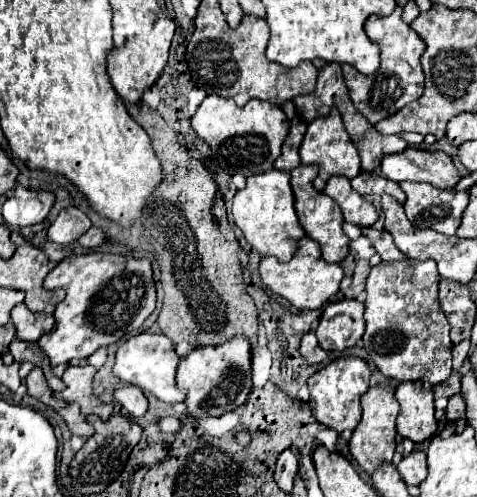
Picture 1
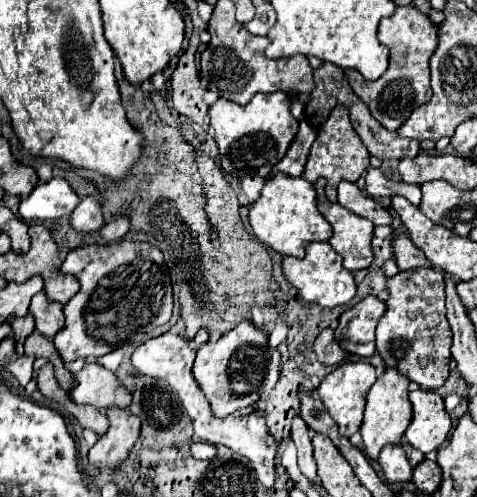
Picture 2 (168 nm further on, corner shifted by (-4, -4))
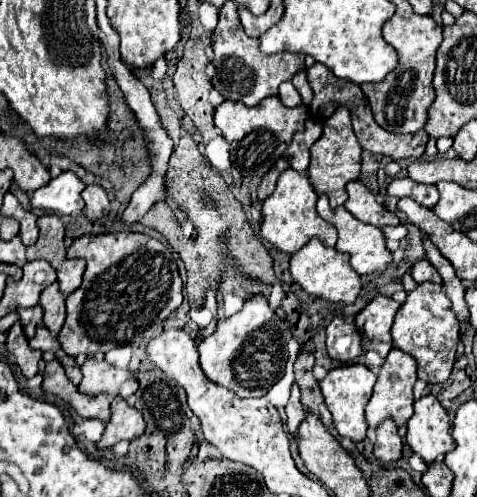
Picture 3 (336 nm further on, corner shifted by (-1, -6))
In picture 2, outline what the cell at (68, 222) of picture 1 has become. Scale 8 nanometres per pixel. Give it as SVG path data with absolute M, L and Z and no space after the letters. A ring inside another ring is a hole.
M92 197L82 199L82 201L78 203L78 207L72 211L70 225L72 225L74 231L82 231L82 233L98 231L98 229L104 225L100 205L98 205Z

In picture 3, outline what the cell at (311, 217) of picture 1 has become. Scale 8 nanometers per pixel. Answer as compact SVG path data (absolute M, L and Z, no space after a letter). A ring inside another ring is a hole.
M321 195L319 201L317 201L317 211L319 215L329 221L331 225L335 225L335 229L339 231L339 241L337 241L337 247L339 251L343 253L349 253L351 255L351 267L361 273L361 275L367 275L367 273L373 273L377 269L385 269L389 263L391 263L391 251L387 249L385 245L385 235L381 229L373 227L373 225L367 225L367 223L361 223L359 219L355 219L345 207L337 207L337 215L335 211L329 207L329 199L327 195Z

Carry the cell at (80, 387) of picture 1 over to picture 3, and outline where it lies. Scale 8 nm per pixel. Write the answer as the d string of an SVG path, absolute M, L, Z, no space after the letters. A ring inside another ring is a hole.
M89 357L81 365L81 371L83 371L83 381L79 385L79 391L87 395L107 393L111 397L121 395L123 399L127 399L137 391L137 385L139 385L135 375L129 369L117 369L109 365L105 359L97 361Z

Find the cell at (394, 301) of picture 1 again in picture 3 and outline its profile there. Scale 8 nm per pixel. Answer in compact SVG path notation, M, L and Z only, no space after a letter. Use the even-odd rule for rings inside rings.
M421 283L407 295L393 323L393 343L397 349L413 355L419 363L419 379L427 383L443 383L449 379L455 363L455 351L459 341L459 319L451 311L451 301L443 295L443 287L437 283Z

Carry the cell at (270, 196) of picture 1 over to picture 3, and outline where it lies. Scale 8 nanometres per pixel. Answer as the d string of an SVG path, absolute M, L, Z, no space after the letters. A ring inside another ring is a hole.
M285 169L277 181L273 195L269 195L269 199L263 201L261 237L285 253L299 251L311 237L319 237L323 245L335 247L337 229L319 217L315 203L317 203L317 193L309 181L309 175L299 173L295 169Z

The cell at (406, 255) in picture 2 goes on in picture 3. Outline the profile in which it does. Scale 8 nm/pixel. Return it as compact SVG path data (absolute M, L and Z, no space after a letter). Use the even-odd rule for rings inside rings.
M425 259L425 261L415 263L415 267L413 267L411 275L413 275L413 279L415 279L417 283L425 283L425 281L439 283L439 285L443 283L443 281L439 279L439 273L435 271L435 267L431 267L431 263L427 263L427 259Z

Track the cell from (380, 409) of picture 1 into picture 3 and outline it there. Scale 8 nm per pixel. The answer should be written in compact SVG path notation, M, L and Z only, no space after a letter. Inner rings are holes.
M393 347L379 369L379 377L375 383L373 397L367 403L367 423L369 427L377 427L383 419L391 417L397 425L403 425L413 415L413 385L417 381L417 363L411 355Z

